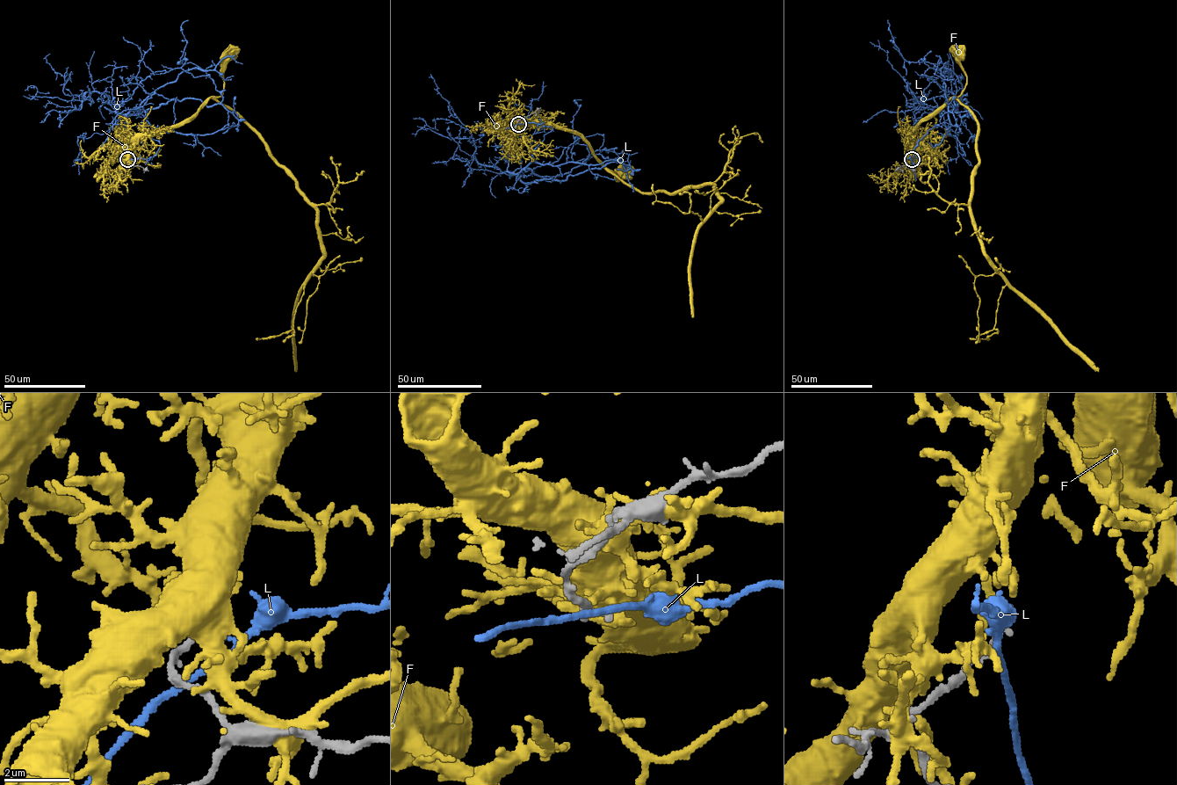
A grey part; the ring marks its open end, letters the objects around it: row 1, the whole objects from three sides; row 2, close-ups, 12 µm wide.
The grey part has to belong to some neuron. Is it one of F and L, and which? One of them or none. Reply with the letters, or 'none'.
none

